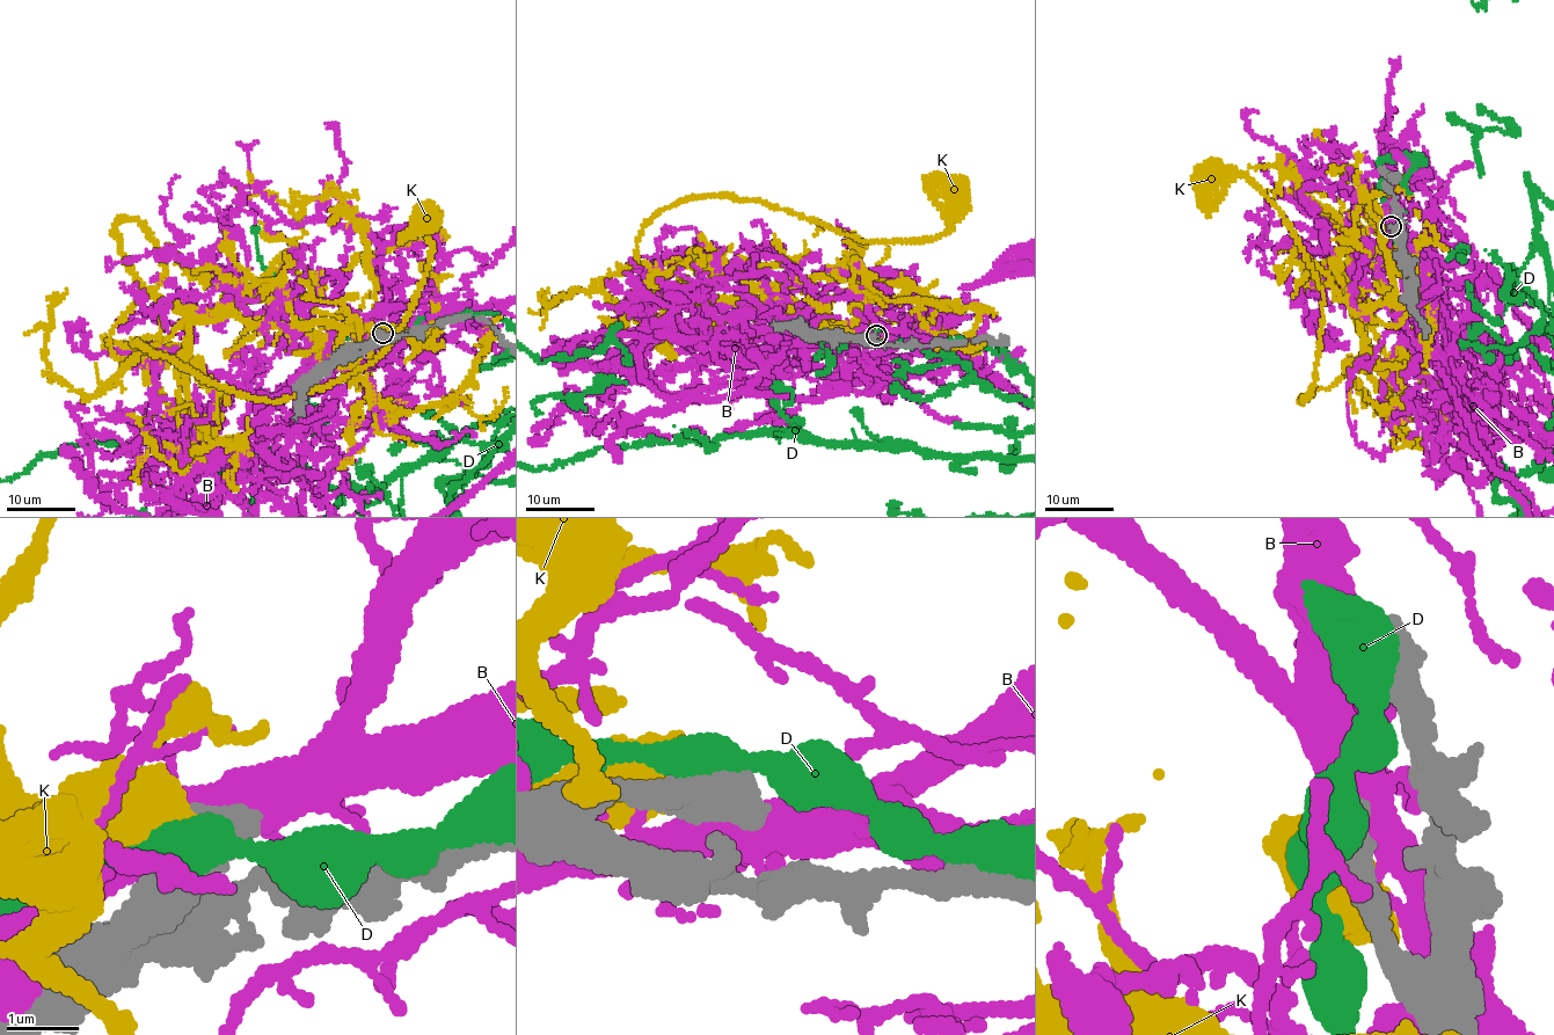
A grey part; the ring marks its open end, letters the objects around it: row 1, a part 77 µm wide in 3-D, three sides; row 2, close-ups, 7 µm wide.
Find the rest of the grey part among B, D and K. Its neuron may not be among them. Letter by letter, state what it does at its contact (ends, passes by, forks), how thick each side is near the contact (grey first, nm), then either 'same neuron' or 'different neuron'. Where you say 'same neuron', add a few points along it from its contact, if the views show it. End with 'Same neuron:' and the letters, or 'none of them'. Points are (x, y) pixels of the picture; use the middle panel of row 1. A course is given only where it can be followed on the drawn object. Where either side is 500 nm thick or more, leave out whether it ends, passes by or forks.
B: calibres 600 and 500 nm; different neuron
D: calibres 650 and 440 nm; different neuron
K: calibres 650 and 480 nm; different neuron
Same neuron: none of them

